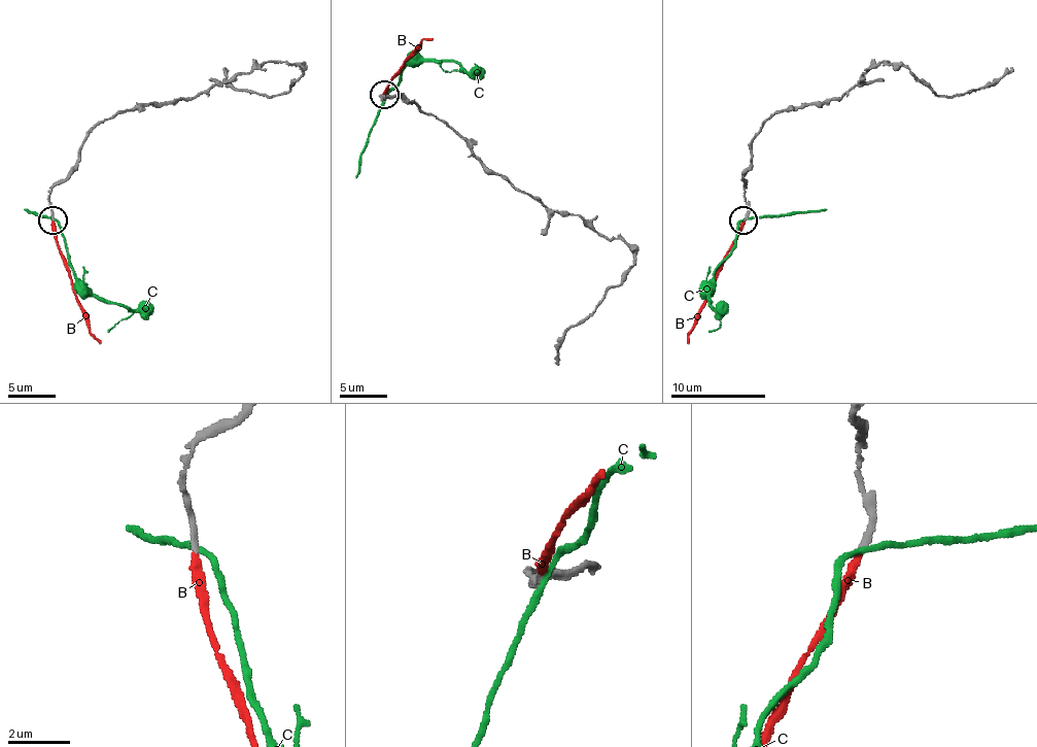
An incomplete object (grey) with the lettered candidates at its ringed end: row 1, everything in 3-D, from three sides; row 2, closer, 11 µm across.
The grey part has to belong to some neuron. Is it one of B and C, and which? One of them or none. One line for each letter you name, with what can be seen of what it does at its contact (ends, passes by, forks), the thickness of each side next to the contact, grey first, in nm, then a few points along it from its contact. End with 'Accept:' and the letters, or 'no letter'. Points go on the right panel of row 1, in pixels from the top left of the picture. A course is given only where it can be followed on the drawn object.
B: it ends | 220/260 nm | via (745, 219), (690, 331), (688, 343)
Accept: B

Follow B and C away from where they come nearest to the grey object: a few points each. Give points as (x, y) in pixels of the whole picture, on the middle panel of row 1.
B: (385, 96), (385, 89), (421, 41), (433, 39)
C: (385, 96), (400, 81), (400, 72), (407, 65), (428, 61), (454, 61), (461, 70), (447, 72), (440, 61)

